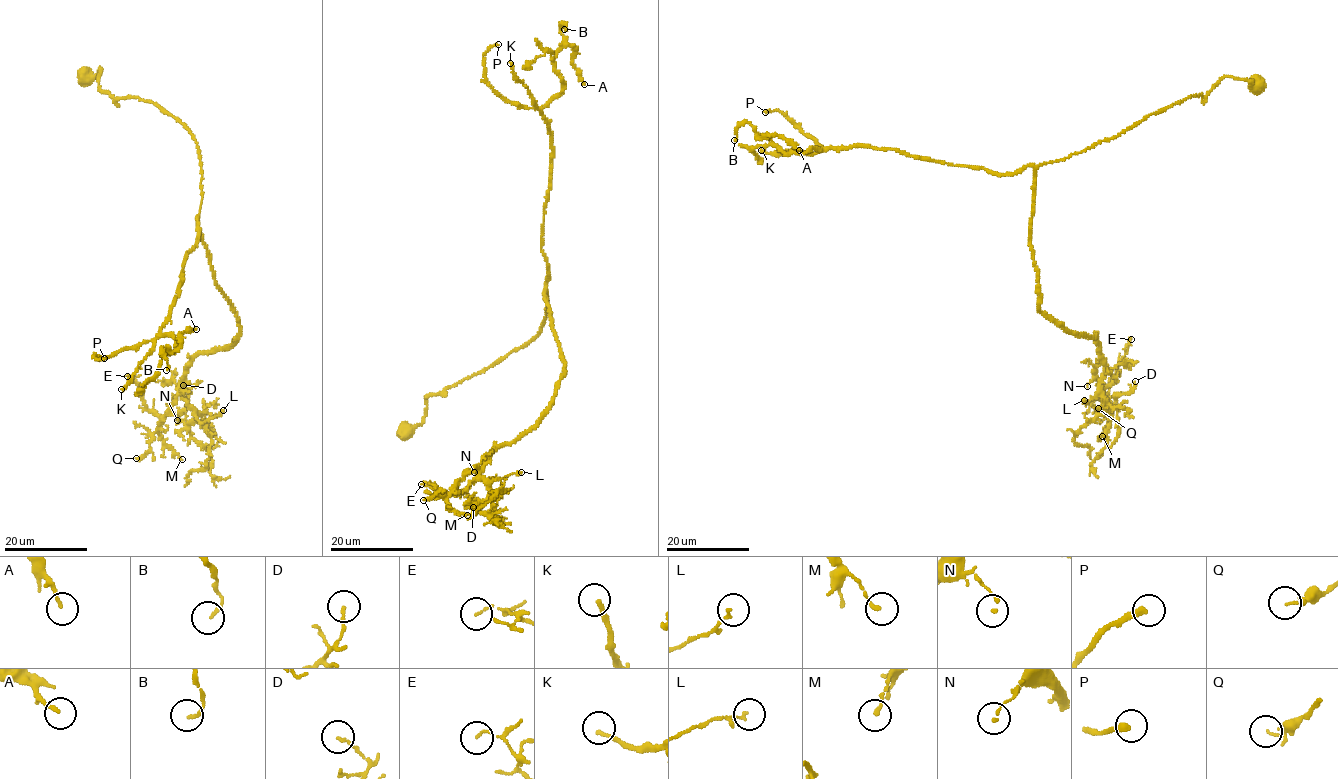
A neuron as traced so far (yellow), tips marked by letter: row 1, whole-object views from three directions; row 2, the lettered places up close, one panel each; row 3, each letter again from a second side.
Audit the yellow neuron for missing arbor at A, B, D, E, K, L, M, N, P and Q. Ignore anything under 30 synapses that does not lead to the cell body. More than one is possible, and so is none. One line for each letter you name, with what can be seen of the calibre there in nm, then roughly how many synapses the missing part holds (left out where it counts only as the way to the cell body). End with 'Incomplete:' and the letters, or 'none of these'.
K: Thickness 190 nm. Roughly 35 synapses
P: Thickness 300 nm. Roughly 50 synapses
Incomplete: K, P

